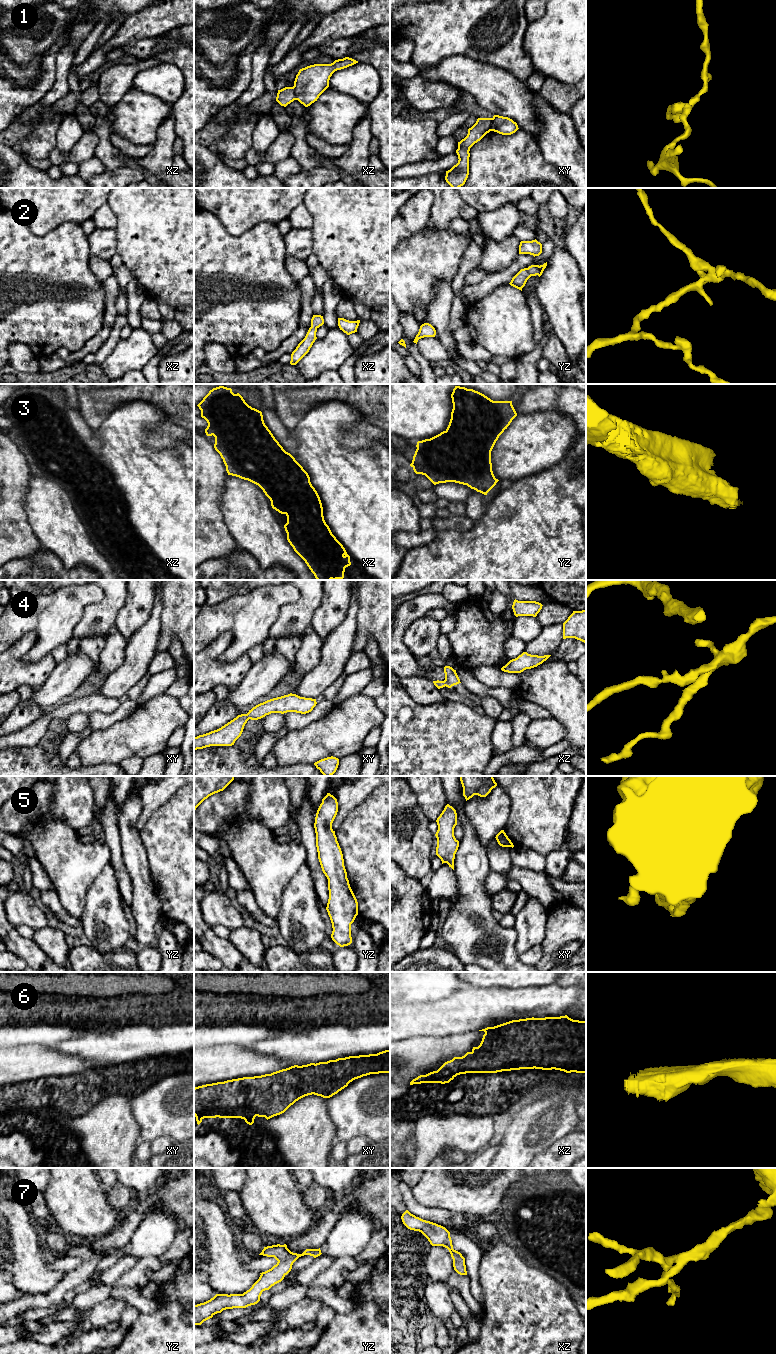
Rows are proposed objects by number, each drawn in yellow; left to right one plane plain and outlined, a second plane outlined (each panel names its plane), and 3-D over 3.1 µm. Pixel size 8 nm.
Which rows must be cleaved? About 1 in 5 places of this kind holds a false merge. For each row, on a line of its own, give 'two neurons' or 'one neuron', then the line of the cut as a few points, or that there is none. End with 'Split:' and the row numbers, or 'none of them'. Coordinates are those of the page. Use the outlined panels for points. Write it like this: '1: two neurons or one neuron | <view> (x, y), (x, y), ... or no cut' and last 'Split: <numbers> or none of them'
1: two neurons | xz (292, 87), (296, 99)
2: one neuron | no cut
3: one neuron | no cut
4: one neuron | no cut
5: one neuron | no cut
6: one neuron | no cut
7: one neuron | no cut
Split: 1

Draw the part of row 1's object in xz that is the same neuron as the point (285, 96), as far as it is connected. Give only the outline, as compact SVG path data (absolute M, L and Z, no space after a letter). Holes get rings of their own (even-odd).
M285 87L278 90L276 101L286 107L288 104L296 100L296 93L293 87Z

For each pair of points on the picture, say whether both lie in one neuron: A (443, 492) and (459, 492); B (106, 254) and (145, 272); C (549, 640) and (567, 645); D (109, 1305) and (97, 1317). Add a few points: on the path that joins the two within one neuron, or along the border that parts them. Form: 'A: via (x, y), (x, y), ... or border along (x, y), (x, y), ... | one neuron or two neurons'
A: via (447, 492), (455, 492) | one neuron
B: border along (114, 228), (115, 250), (117, 252) | two neurons
C: border along (562, 638), (559, 647), (553, 654) | two neurons
D: via (106, 1308), (100, 1314) | one neuron

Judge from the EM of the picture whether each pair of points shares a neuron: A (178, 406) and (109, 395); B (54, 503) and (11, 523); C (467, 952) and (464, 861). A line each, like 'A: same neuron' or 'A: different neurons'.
A: same neuron
B: different neurons
C: same neuron

